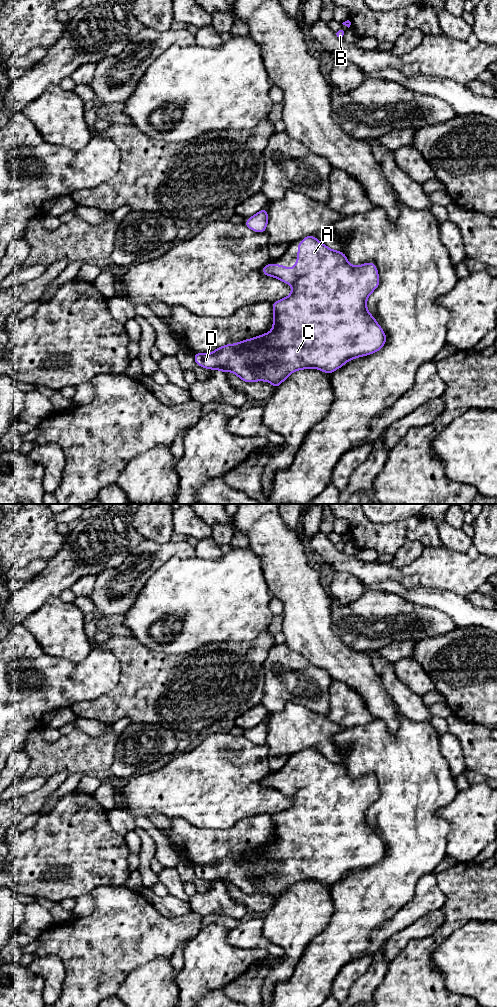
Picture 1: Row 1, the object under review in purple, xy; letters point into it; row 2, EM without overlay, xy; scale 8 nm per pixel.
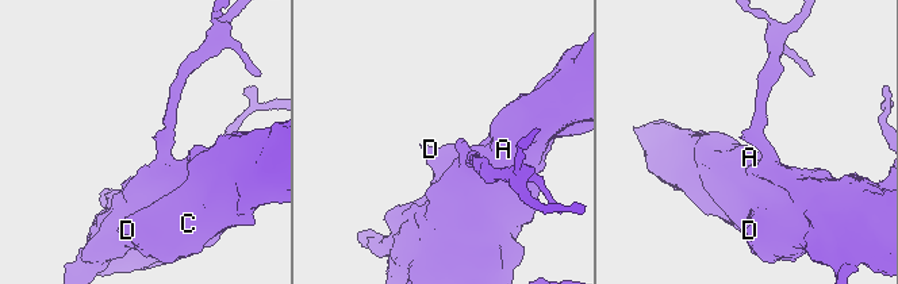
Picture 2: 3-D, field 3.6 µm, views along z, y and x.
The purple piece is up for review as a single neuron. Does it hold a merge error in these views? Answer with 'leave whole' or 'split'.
leave whole

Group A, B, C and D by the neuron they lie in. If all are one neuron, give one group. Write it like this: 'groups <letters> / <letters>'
groups A B C D

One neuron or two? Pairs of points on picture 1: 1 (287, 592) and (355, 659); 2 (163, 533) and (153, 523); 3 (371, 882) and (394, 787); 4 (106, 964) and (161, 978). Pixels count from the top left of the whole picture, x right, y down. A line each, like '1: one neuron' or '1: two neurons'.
1: one neuron
2: one neuron
3: one neuron
4: two neurons

